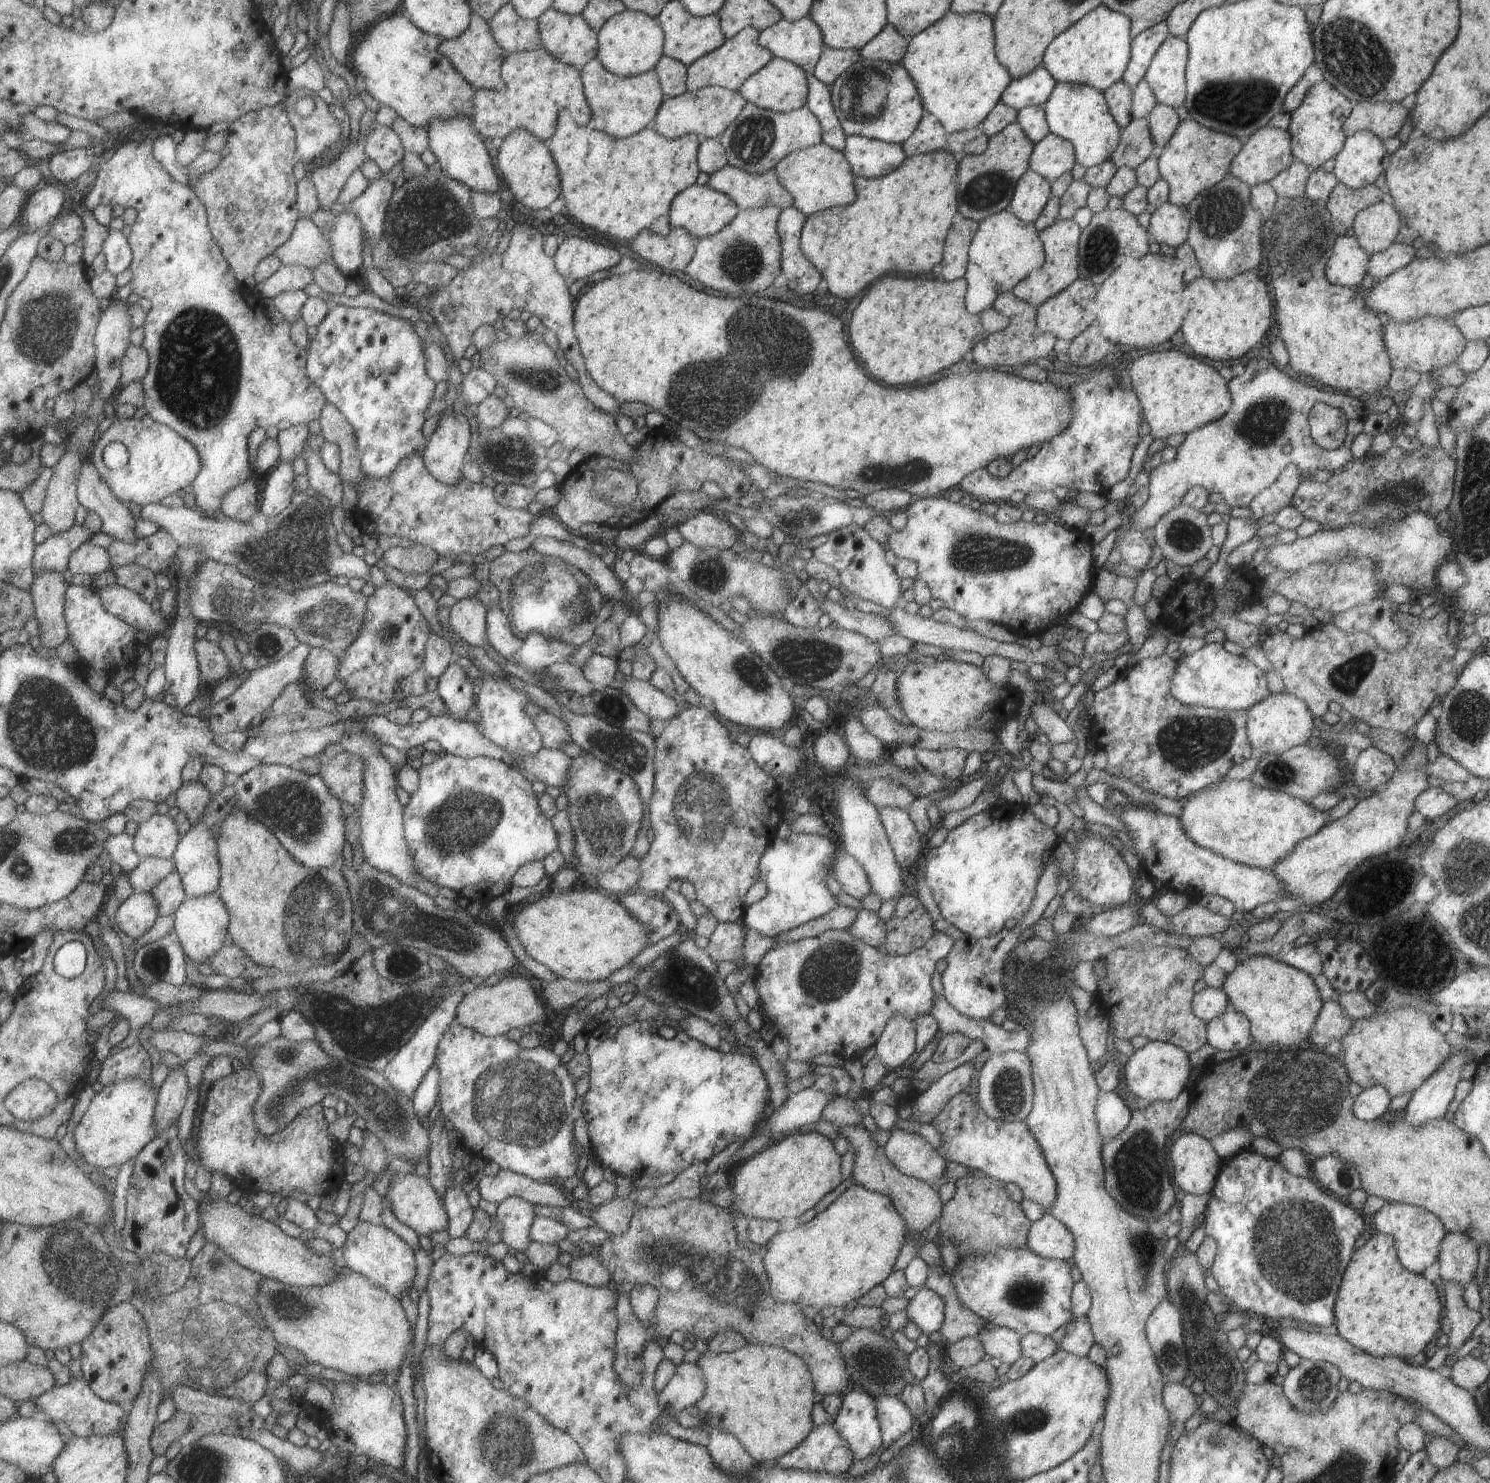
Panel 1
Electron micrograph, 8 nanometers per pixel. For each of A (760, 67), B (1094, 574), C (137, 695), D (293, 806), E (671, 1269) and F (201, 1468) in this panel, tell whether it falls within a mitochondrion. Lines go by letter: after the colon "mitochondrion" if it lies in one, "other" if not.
A: other
B: other
C: other
D: mitochondrion
E: mitochondrion
F: mitochondrion

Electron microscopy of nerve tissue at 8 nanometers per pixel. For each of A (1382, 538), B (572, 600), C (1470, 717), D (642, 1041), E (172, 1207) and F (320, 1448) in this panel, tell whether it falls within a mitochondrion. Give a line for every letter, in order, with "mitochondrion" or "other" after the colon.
A: mitochondrion
B: mitochondrion
C: mitochondrion
D: other
E: other
F: other

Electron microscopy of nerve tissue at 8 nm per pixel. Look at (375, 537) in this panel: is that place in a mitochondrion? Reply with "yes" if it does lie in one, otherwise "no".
no

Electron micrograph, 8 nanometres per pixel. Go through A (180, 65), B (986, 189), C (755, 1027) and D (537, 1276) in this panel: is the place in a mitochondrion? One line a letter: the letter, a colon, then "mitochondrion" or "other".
A: mitochondrion
B: mitochondrion
C: other
D: other

